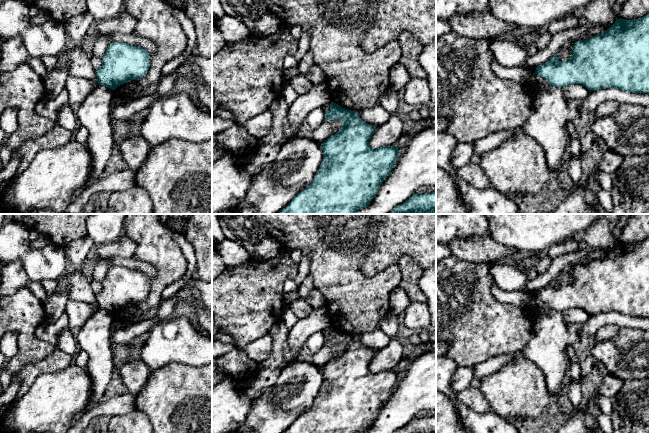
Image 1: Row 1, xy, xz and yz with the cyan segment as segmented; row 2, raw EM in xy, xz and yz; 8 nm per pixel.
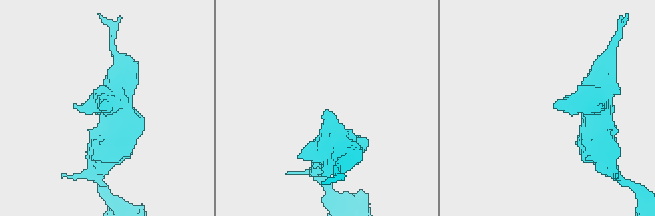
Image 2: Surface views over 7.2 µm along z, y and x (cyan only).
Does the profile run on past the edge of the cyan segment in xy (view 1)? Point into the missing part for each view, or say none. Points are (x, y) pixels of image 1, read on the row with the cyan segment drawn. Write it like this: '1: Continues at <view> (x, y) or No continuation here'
1: No continuation here

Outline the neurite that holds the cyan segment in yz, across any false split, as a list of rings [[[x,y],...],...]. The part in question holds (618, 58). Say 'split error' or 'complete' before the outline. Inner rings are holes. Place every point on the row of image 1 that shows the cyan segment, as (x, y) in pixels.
complete | [[[649,13],[635,20],[617,19],[611,27],[600,35],[576,41],[572,47],[572,54],[569,60],[559,61],[557,52],[550,60],[538,65],[534,74],[546,79],[550,86],[559,88],[571,84],[581,84],[589,92],[598,89],[616,88],[632,93],[649,94]]]

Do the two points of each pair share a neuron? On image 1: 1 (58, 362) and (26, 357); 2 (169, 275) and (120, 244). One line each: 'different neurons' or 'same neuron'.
1: different neurons
2: different neurons

